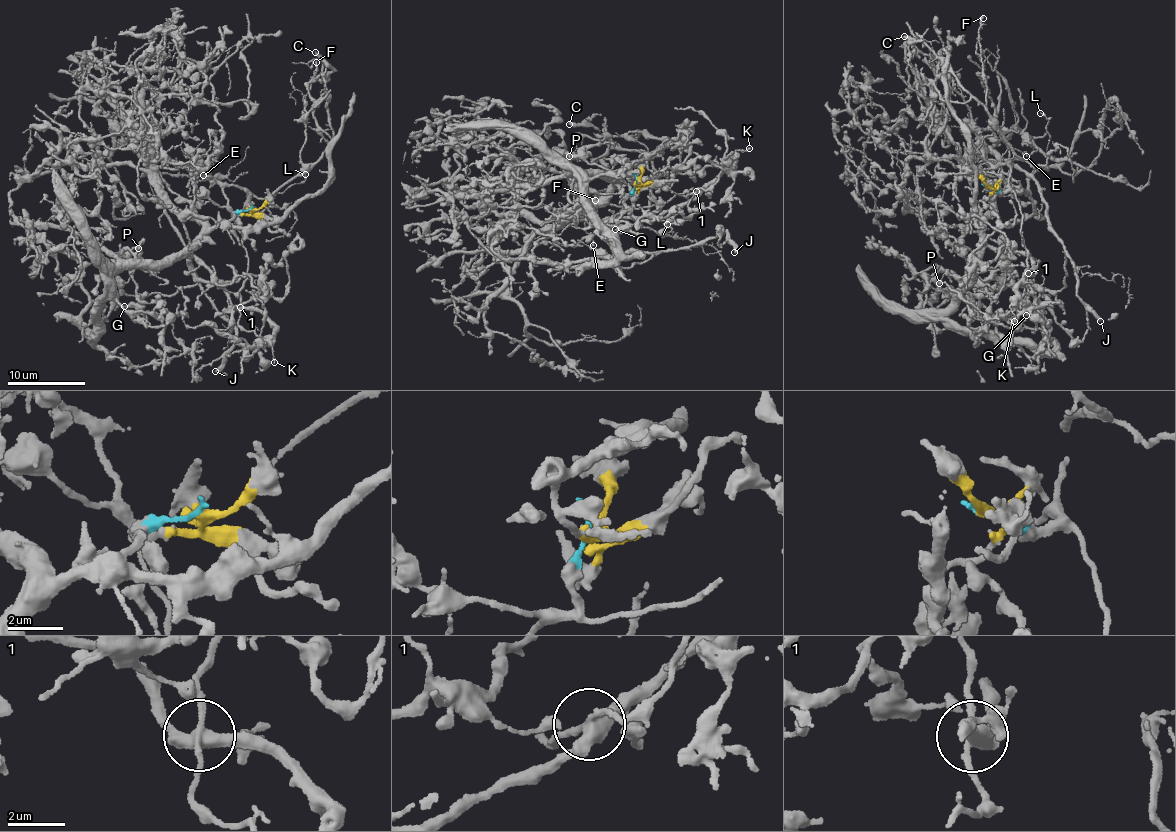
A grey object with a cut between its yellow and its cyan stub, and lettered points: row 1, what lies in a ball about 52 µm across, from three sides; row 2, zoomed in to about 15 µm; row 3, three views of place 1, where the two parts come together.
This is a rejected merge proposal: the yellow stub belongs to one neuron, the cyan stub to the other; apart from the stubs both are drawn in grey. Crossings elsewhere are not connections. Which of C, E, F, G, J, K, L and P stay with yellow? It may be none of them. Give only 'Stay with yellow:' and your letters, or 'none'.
Stay with yellow: C, G, P

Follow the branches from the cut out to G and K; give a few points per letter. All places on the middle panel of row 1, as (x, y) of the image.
G: (635, 177), (625, 168), (616, 179), (579, 175), (570, 191), (594, 223), (622, 225), (615, 229)
K: (635, 177), (631, 202), (637, 208), (706, 190), (718, 182), (722, 167), (750, 147)

